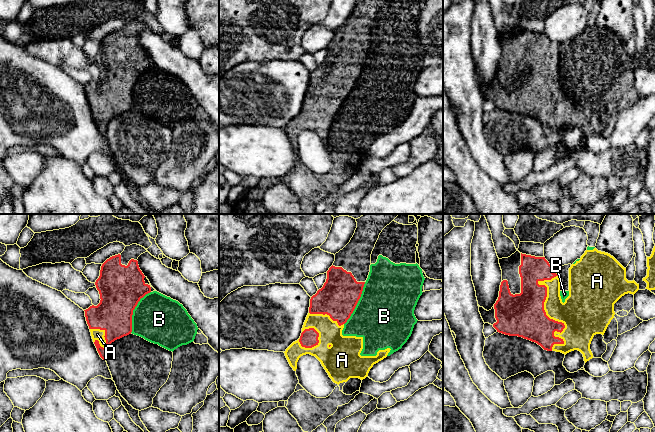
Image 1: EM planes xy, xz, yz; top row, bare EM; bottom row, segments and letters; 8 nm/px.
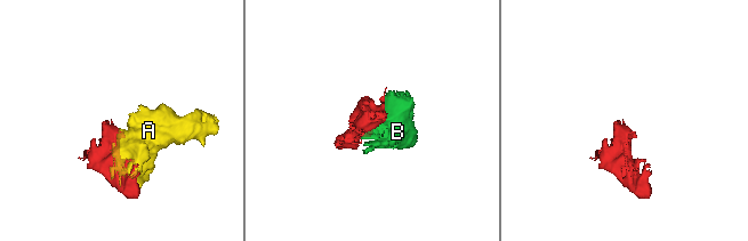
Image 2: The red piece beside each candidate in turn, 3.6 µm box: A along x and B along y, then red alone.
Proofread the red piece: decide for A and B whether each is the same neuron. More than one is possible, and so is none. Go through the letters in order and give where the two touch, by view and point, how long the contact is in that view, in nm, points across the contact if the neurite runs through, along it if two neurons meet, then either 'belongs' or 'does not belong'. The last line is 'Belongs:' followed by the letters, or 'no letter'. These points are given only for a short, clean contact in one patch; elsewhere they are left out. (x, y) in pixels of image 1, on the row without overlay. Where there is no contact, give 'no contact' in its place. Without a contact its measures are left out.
A: meets red in yz at (545, 88); contact 650 nm long; belongs
B: meets red in xy at (132, 87); contact 380 nm long; does not belong
Belongs: A

